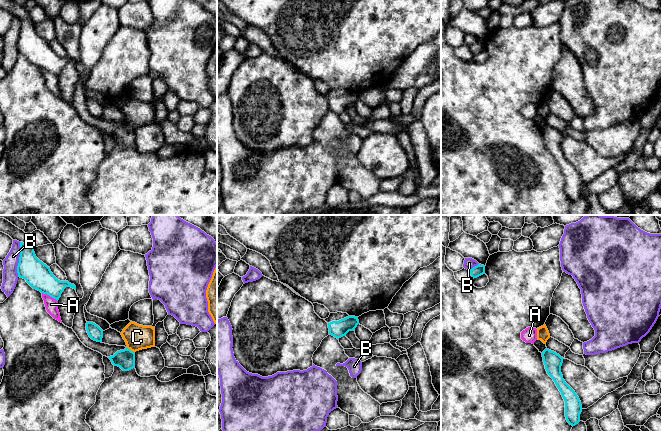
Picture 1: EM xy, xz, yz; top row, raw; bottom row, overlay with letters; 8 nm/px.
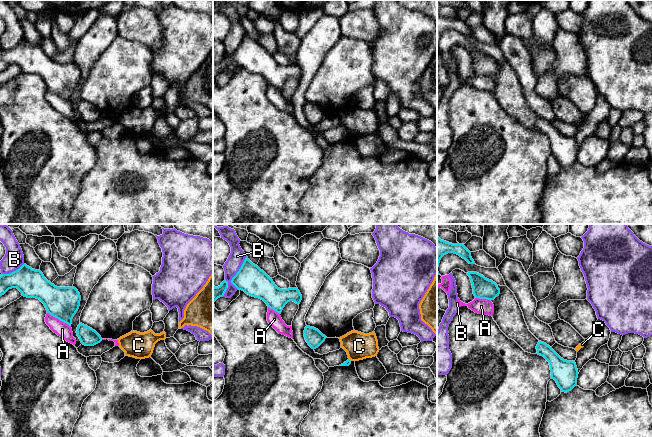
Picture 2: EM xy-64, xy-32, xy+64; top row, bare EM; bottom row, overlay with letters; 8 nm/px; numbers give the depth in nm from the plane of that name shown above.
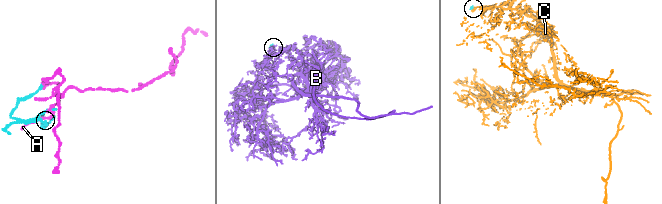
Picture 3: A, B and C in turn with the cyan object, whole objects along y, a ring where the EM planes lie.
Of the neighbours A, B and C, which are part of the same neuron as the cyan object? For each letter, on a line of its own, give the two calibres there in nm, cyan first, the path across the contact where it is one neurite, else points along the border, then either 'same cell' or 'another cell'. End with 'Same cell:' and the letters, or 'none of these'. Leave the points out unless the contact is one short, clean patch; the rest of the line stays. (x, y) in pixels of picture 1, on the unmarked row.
A: 220/110 nm | another cell
B: 220/130 nm | another cell
C: 160/200 nm | along xy (127, 123), (134, 129) | another cell
Same cell: none of these

